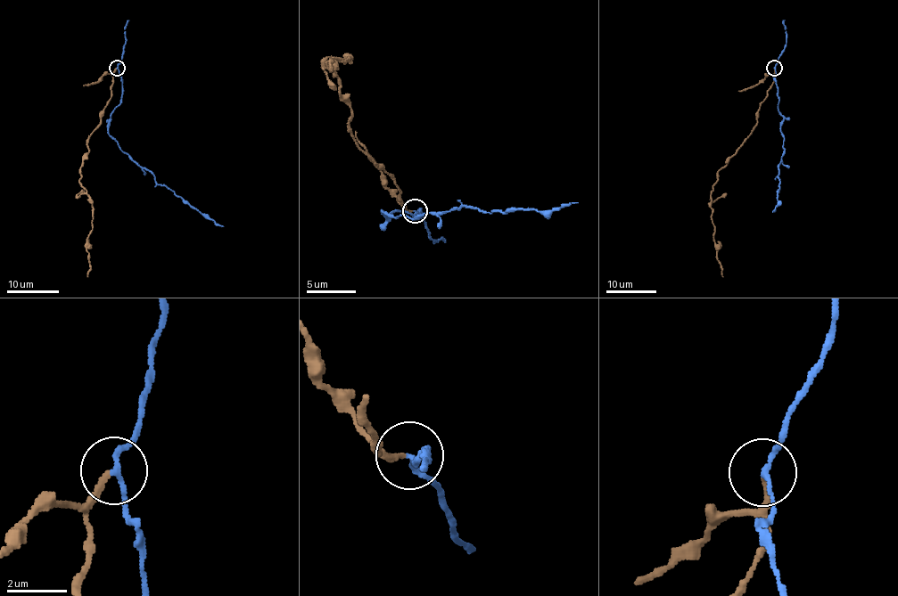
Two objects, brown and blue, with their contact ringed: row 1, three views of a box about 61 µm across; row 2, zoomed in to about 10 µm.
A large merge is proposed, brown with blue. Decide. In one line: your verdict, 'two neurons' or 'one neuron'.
two neurons

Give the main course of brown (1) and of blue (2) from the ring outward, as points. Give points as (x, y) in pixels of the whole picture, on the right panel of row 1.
1: (774, 68), (775, 80), (758, 110), (757, 124), (718, 172), (718, 180), (713, 186), (713, 238), (722, 277)
2: (774, 68), (785, 149), (777, 176), (779, 179), (778, 201), (772, 211)

